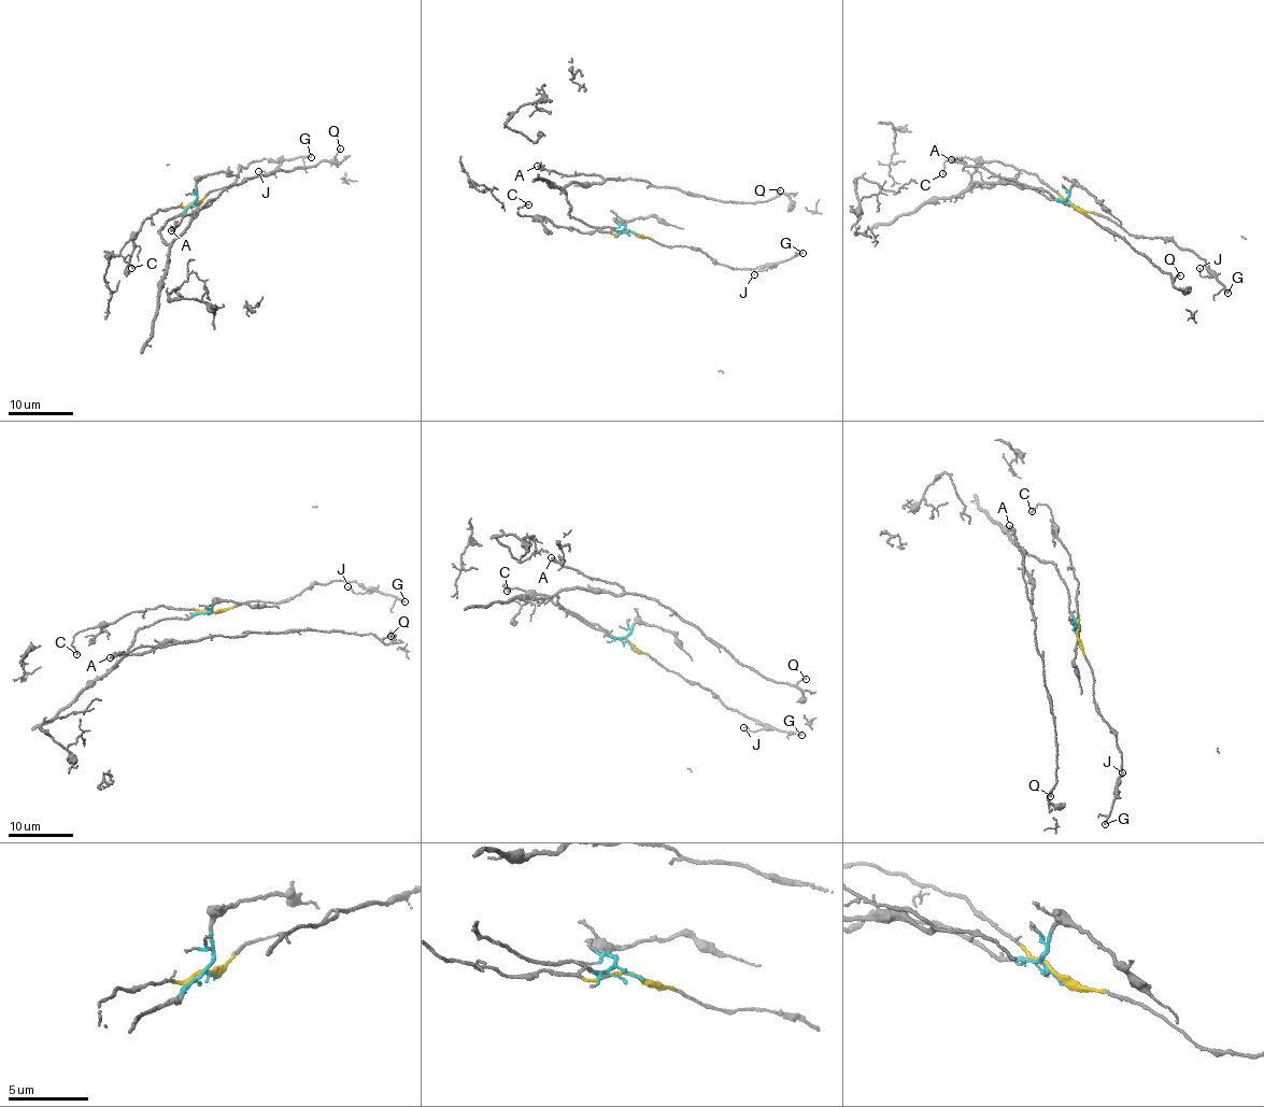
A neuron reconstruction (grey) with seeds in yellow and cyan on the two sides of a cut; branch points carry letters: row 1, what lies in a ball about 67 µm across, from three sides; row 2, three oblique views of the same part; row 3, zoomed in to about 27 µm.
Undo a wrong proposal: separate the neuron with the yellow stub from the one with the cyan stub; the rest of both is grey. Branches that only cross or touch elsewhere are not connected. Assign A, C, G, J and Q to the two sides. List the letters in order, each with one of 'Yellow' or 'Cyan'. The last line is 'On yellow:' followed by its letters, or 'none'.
A: Cyan
C: Yellow
G: Yellow
J: Yellow
Q: Cyan
On yellow: C, G, J

